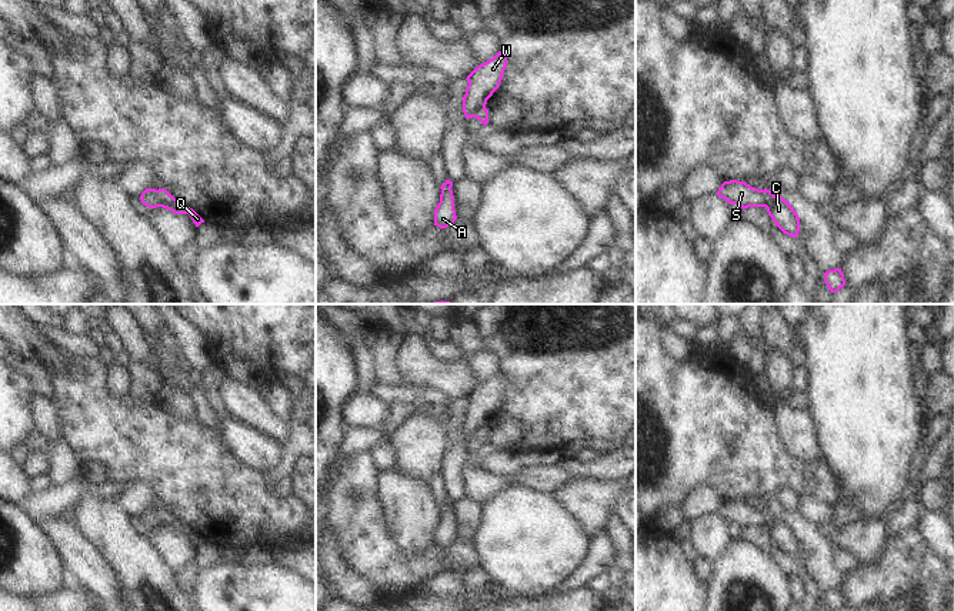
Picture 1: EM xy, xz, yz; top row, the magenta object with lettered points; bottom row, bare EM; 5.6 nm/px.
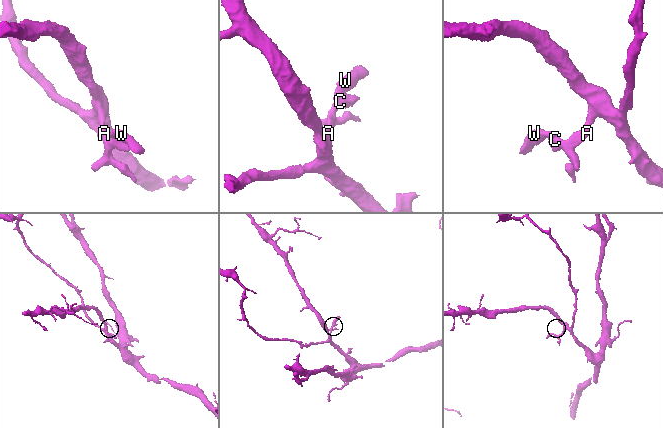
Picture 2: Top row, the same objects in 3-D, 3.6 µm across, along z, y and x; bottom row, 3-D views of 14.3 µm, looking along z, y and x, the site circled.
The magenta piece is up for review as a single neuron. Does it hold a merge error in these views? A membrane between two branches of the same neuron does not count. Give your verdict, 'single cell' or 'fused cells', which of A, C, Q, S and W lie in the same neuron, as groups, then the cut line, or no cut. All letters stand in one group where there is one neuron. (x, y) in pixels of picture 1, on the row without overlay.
fused cells | A C Q / S W | xy (156, 510), (159, 526)

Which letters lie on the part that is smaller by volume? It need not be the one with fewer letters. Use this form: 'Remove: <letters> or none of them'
Remove: S, W

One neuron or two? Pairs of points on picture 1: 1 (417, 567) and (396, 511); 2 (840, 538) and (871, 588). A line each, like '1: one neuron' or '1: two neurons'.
1: two neurons
2: two neurons

